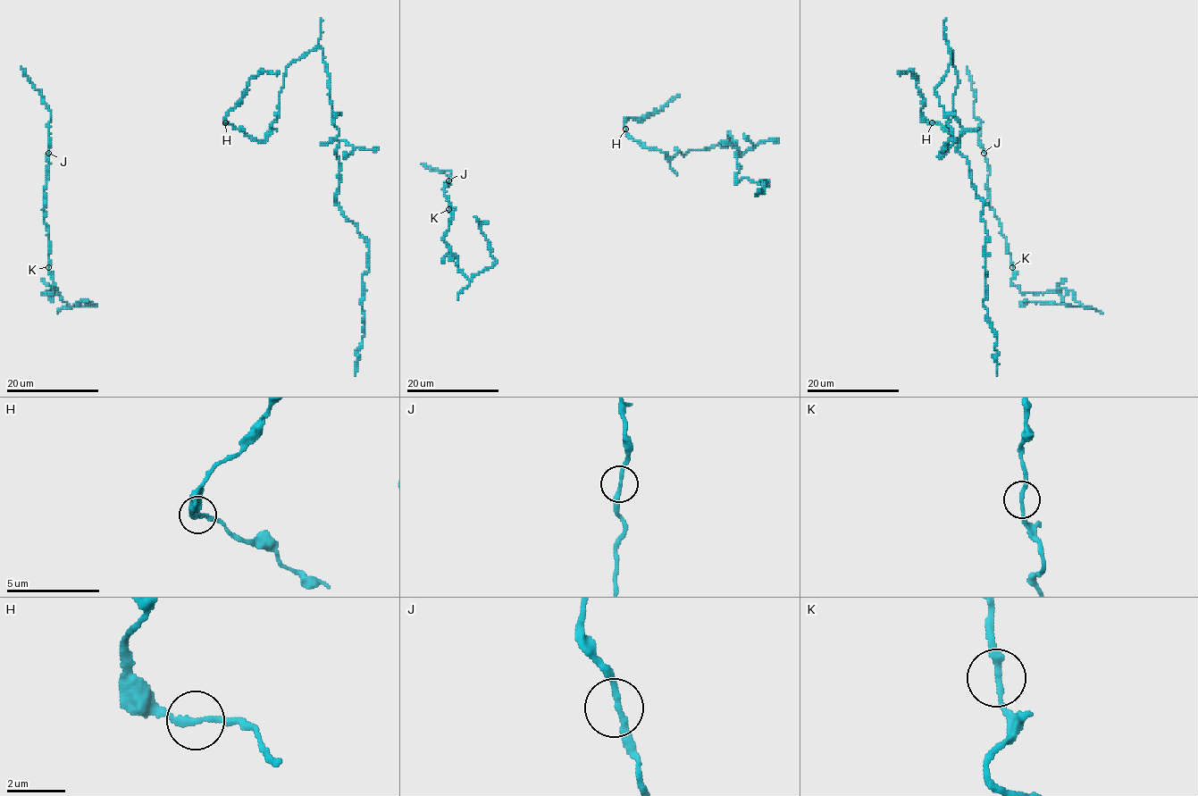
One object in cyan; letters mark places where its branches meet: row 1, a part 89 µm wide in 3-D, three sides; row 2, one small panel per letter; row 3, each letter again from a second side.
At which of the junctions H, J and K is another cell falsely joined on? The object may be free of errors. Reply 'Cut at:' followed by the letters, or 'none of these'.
Cut at: K

